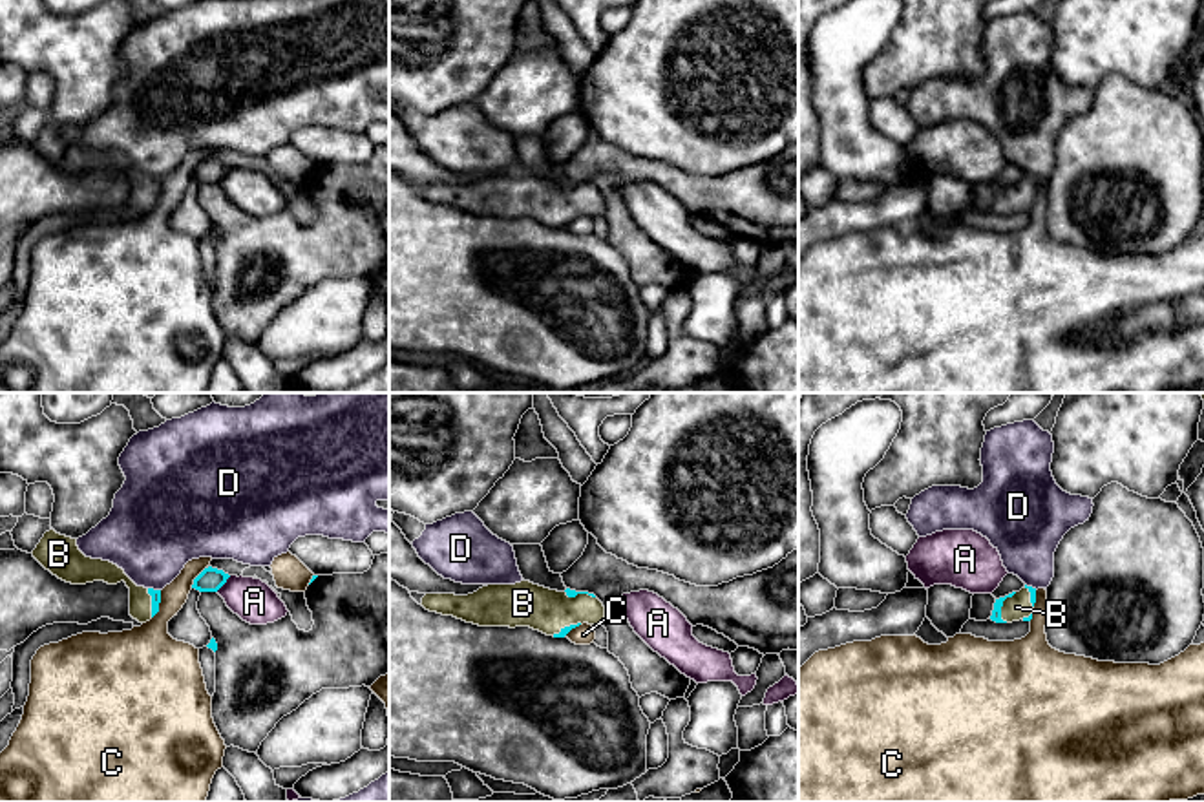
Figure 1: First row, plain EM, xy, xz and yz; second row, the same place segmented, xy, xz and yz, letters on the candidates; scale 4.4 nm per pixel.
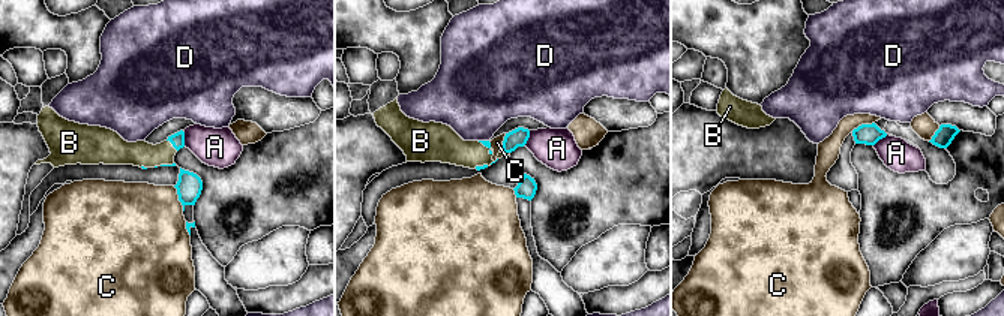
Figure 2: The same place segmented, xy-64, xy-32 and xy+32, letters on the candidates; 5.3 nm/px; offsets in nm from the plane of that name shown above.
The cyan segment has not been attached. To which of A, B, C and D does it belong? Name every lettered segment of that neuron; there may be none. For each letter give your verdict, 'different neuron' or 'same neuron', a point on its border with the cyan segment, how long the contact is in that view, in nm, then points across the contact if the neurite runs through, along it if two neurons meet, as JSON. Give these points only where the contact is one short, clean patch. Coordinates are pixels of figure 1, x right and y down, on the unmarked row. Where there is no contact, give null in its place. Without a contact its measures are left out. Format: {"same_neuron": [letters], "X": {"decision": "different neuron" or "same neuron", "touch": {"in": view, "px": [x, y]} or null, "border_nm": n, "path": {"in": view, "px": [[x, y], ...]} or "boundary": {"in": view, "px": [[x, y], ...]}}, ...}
{"same_neuron": ["B"], "A": {"decision": "different neuron", "touch": {"in": "xy", "px": [223, 174]}, "border_nm": 100}, "B": {"decision": "same neuron", "touch": {"in": "yz", "px": [1002, 196]}, "border_nm": 150, "path": {"in": "yz", "px": [[996, 205], [1002, 196], [1016, 198]]}}, "C": {"decision": "different neuron", "touch": {"in": "xy", "px": [158, 196]}, "border_nm": 130}, "D": {"decision": "different neuron", "touch": {"in": "xy", "px": [152, 179]}, "border_nm": 60}}

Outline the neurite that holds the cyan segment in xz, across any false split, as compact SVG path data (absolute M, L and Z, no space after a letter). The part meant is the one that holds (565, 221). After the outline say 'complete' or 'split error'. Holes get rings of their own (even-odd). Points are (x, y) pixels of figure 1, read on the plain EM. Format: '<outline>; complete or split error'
M530 172L488 175L468 186L426 185L420 195L479 217L530 217L554 228L565 228L583 214L605 214L605 197L594 185L557 183Z; split error

